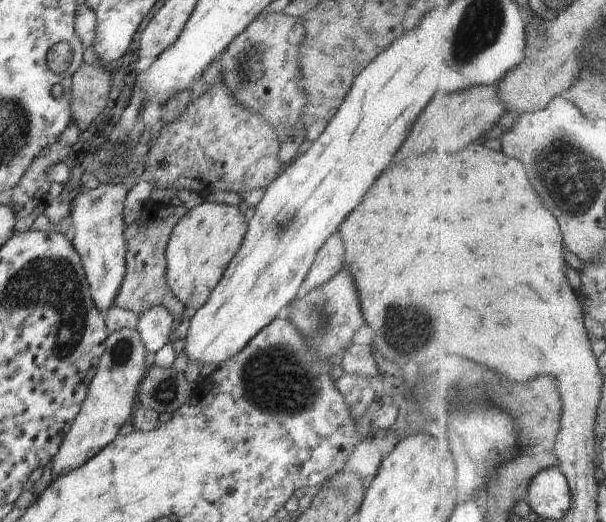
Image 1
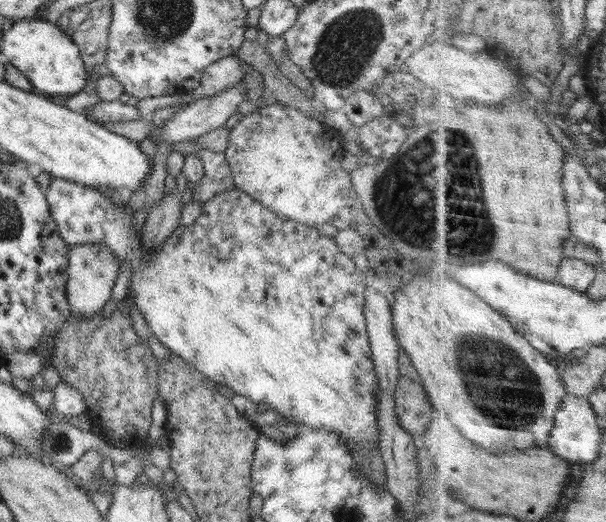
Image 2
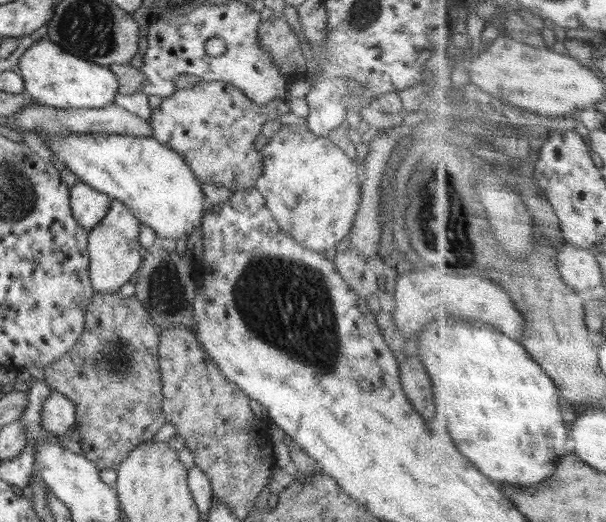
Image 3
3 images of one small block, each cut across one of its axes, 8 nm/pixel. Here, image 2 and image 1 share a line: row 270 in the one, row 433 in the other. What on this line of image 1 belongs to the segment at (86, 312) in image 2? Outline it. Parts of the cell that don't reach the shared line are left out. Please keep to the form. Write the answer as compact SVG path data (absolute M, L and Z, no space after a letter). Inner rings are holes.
M124 328L108 336L103 356L98 364L96 376L90 384L86 399L52 459L54 478L80 468L119 435L120 428L130 420L138 404L138 386L148 370L149 362L150 353L146 351L146 346L144 346L138 330Z

